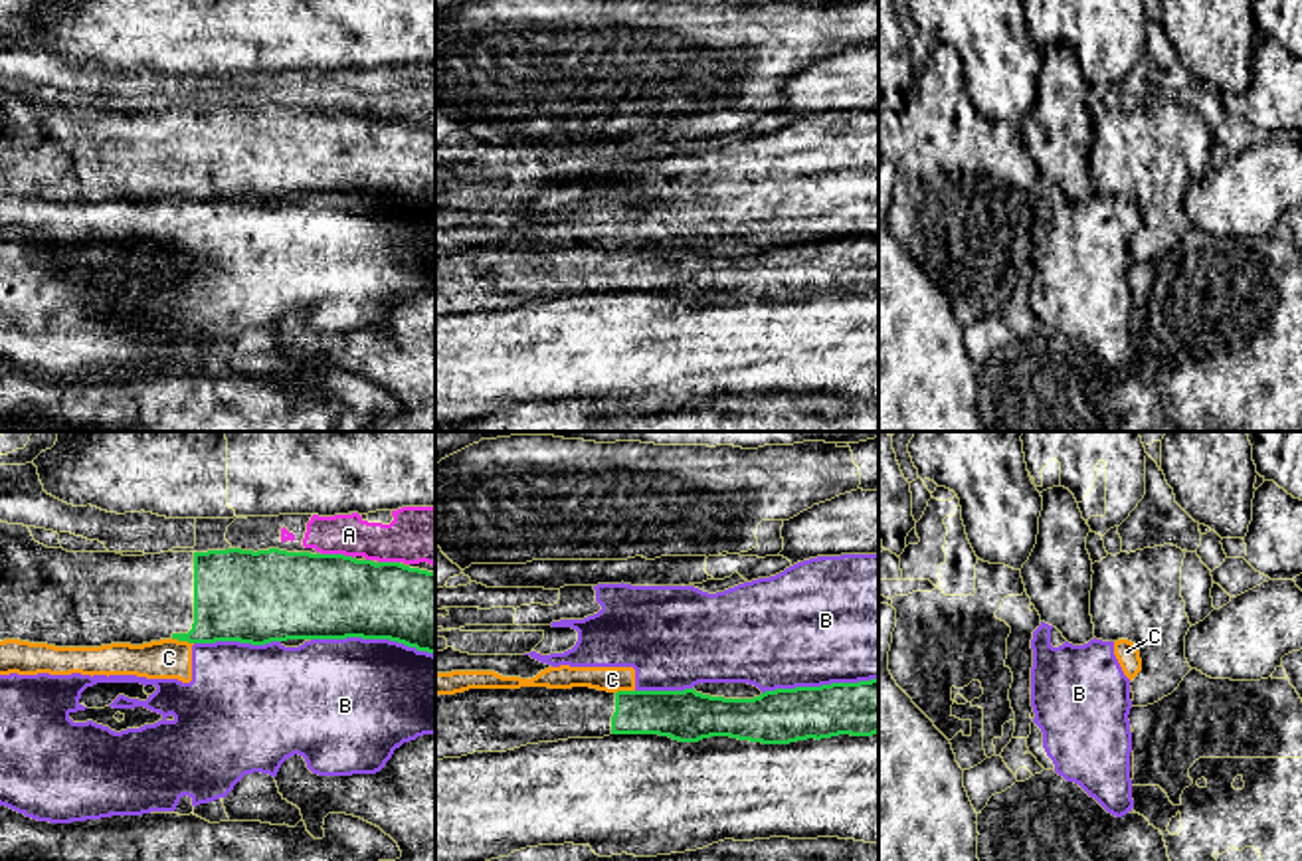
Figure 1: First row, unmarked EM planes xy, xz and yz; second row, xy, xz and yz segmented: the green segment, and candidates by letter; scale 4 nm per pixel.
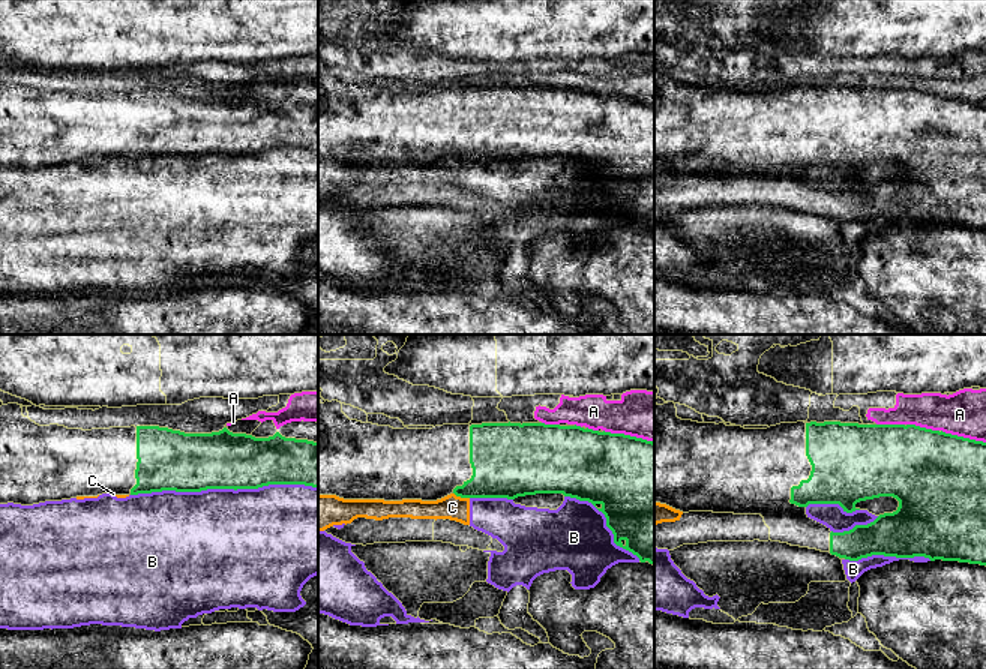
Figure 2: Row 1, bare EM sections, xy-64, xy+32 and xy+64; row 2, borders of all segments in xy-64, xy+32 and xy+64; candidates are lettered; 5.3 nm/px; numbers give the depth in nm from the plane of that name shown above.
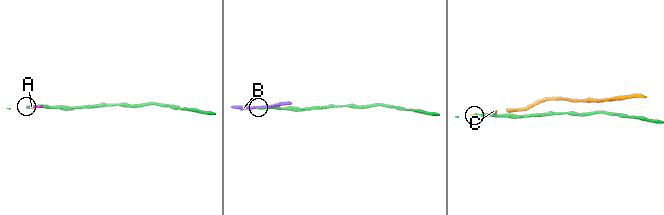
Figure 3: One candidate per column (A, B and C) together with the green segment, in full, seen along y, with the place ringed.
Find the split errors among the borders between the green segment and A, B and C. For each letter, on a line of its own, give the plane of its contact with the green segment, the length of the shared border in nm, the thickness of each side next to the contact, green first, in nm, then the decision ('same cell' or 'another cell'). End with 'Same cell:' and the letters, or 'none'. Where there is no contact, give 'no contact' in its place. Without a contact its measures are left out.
A: xy | 140 nm | 360/170 nm | another cell
B: xy | 500 nm | 360/480 nm | another cell
C: xy | 100 nm | 300/160 nm | another cell
Same cell: none

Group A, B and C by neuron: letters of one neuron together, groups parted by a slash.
A / B C

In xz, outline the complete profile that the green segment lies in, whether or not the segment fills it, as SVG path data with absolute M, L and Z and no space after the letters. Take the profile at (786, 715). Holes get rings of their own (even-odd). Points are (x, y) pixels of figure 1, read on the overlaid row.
M879 679L776 689L754 699L710 697L695 689L607 693L590 687L435 695L435 760L609 734L790 744L877 732Z

